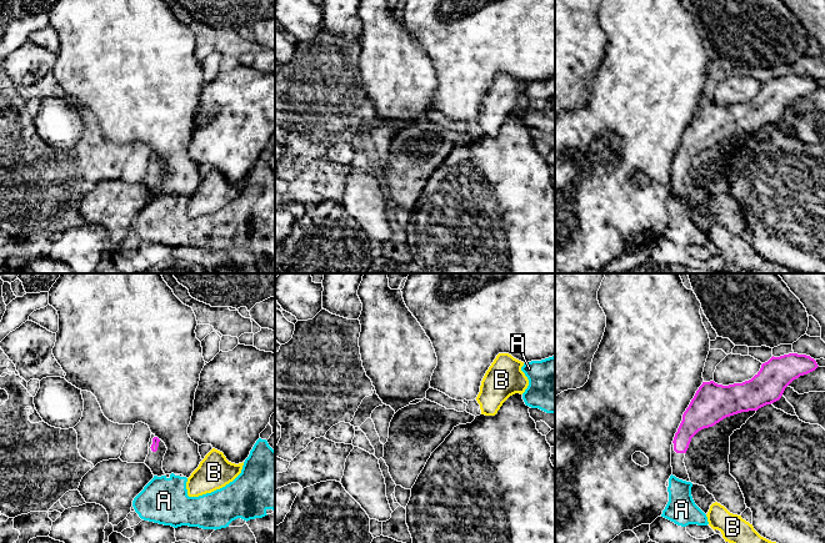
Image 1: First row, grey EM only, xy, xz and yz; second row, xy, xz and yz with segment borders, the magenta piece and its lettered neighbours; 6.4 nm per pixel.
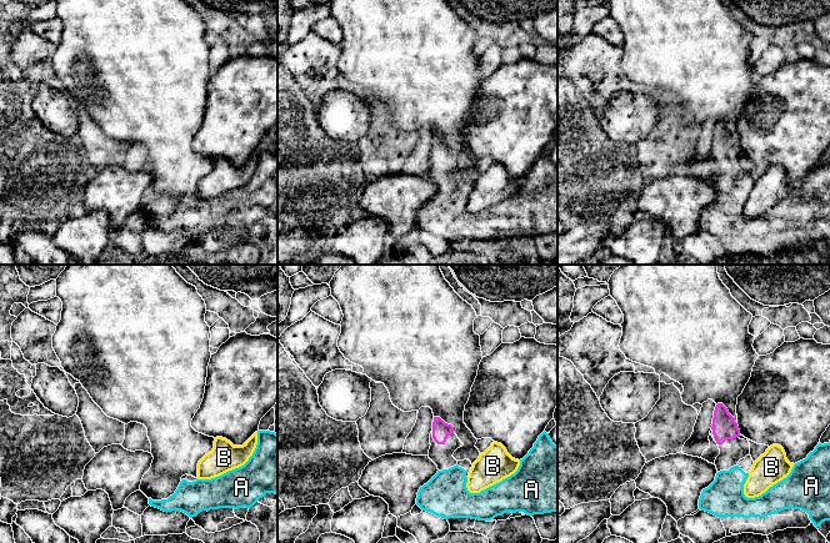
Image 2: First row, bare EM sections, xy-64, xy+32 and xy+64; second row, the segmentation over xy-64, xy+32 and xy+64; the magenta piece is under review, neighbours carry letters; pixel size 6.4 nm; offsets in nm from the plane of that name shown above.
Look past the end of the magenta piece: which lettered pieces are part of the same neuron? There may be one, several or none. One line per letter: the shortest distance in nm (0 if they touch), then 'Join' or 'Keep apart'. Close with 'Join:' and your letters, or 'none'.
A: Distance 150 nm. Join
B: Distance 280 nm. Keep apart
Join: A

